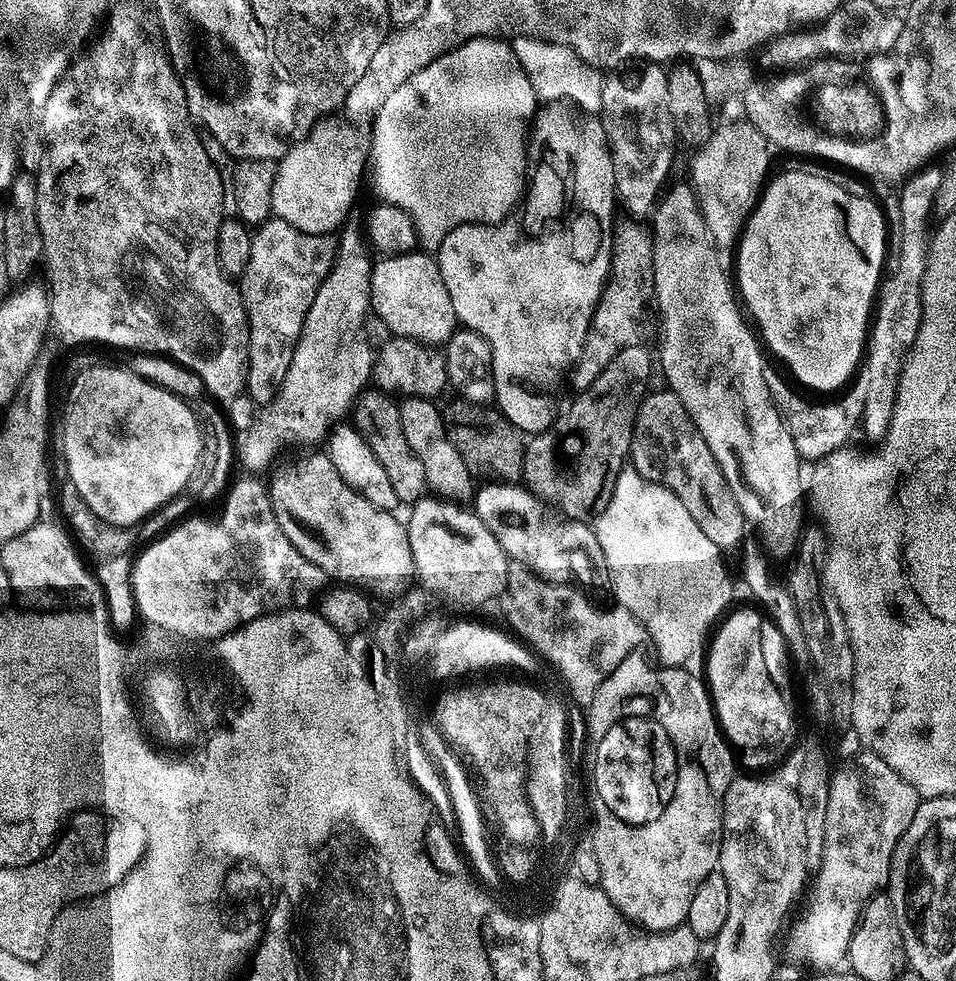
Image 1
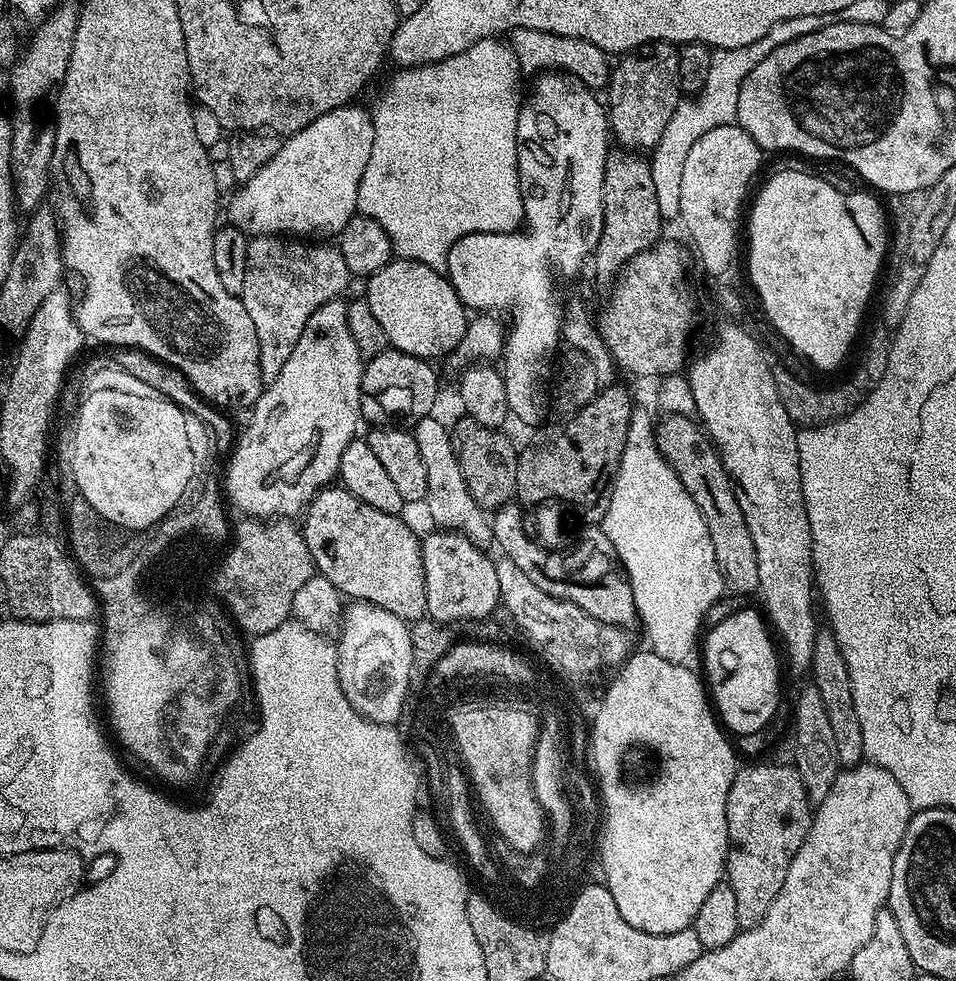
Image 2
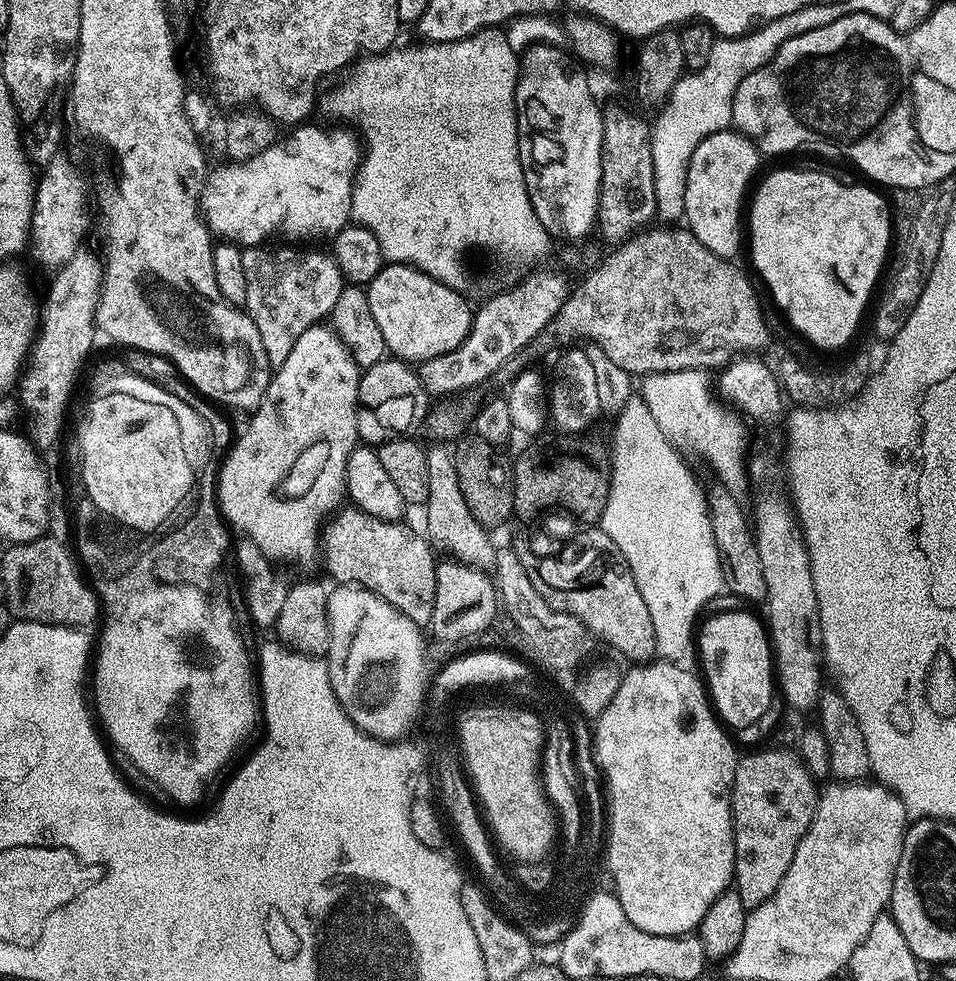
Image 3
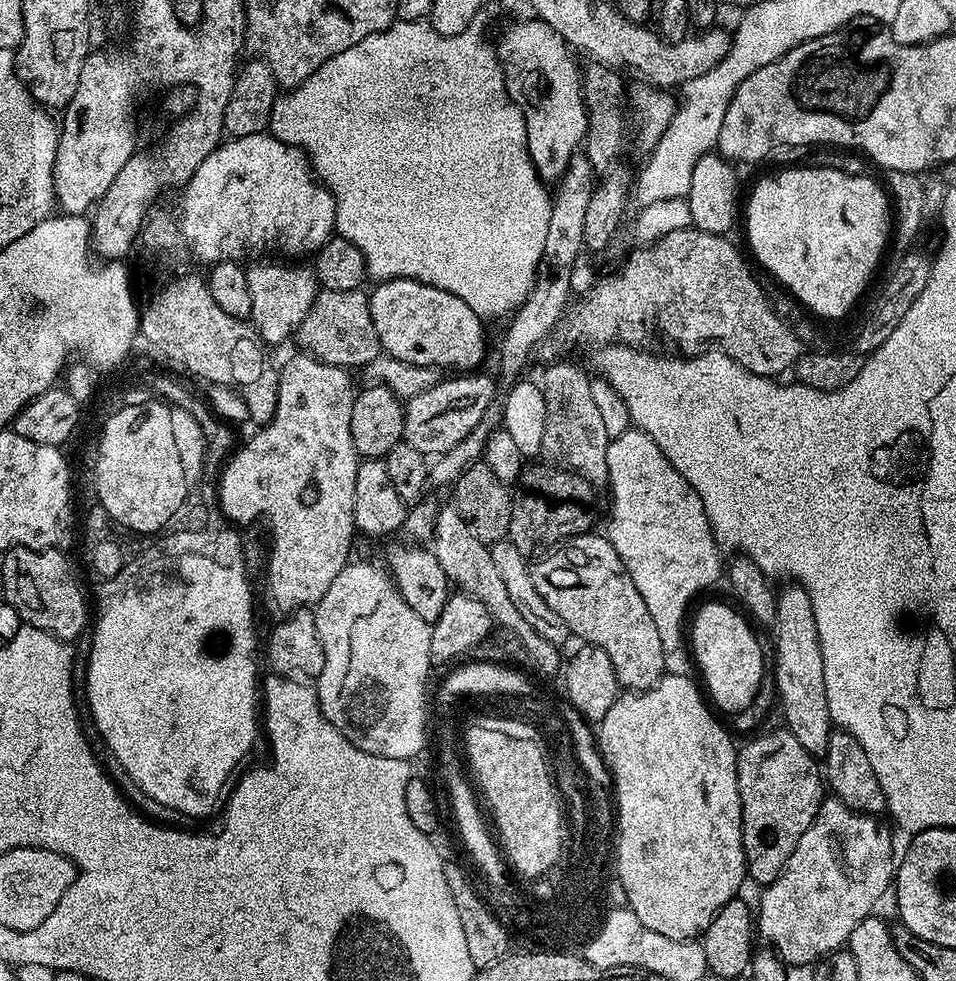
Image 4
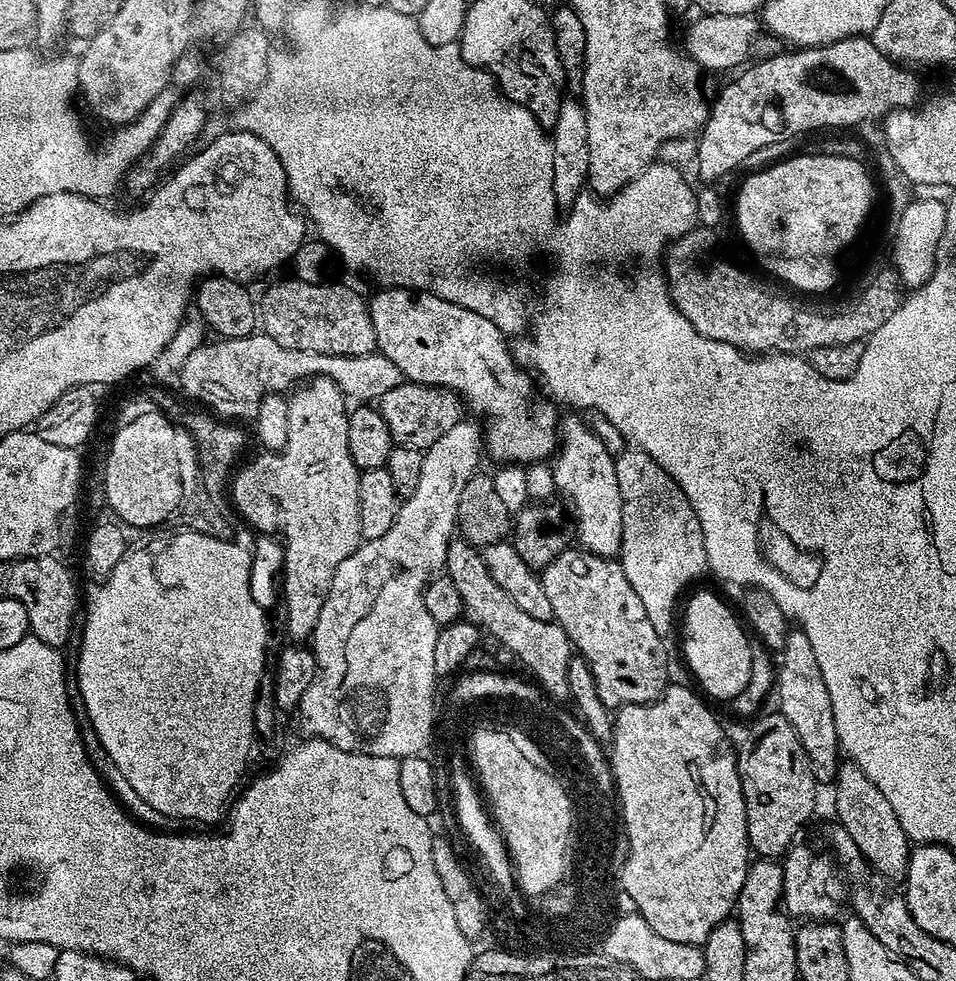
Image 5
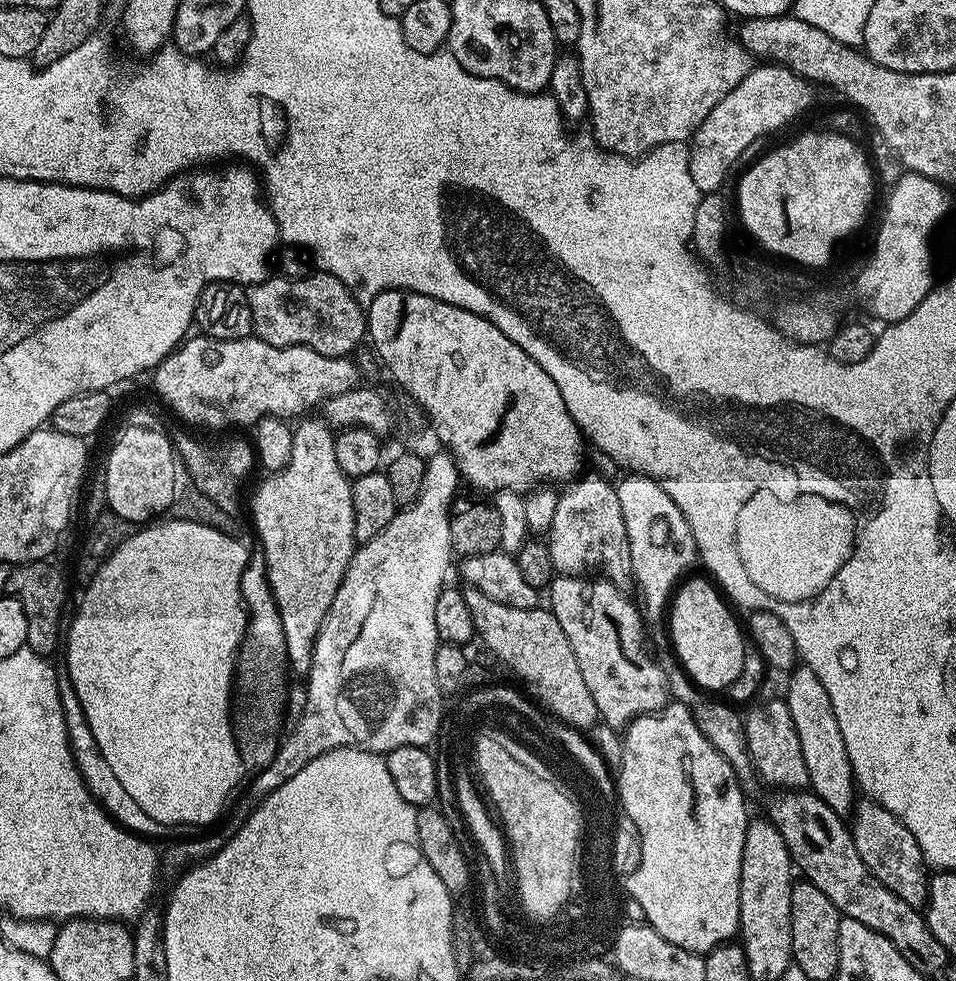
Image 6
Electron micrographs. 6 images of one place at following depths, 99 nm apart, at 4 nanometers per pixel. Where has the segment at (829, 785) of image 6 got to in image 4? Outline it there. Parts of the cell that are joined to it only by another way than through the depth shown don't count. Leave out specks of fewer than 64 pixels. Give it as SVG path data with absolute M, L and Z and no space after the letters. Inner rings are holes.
M788 586L792 588L780 588L776 597L776 694L779 707L784 707L784 720L789 732L806 746L806 750L811 756L823 757L828 751L830 734L834 730L832 719L830 718L830 706L826 706L826 682L822 678L822 650L818 642L818 622L814 618L814 606L810 602L810 594L799 586Z

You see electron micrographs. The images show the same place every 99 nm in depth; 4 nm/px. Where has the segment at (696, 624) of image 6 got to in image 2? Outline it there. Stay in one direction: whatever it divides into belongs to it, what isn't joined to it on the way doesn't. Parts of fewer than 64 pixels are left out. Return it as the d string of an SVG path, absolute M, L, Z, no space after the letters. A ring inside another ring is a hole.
M744 608L741 612L730 613L709 632L707 629L702 640L703 675L710 689L711 703L723 727L729 733L736 732L737 737L769 727L780 704L780 664L776 661L778 648L770 635L765 617L757 612L752 608Z

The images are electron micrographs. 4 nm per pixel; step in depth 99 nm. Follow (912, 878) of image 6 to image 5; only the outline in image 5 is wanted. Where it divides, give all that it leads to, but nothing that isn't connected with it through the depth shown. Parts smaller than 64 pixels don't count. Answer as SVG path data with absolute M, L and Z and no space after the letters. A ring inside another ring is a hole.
M851 762L841 763L836 772L834 781L836 787L836 816L839 827L854 838L854 846L864 855L868 861L869 869L873 873L881 872L884 876L896 880L907 877L908 857L910 855L910 841L906 830L898 822L890 802L882 795L882 790L862 774L862 766Z

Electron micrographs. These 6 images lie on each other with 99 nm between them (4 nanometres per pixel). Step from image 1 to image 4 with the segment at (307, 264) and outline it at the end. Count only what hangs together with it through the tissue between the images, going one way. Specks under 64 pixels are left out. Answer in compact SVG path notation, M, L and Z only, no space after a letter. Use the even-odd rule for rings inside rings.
M248 264L246 282L250 286L251 323L256 335L265 345L280 344L293 339L296 327L306 318L310 306L316 301L318 285L311 267L295 268L292 264Z

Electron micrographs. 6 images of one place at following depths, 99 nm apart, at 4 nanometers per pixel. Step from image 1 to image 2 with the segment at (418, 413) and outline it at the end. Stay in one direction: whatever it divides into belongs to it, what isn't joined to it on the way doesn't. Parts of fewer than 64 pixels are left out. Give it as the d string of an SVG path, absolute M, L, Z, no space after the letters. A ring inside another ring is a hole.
M429 414L415 421L414 435L418 442L418 451L422 454L422 462L426 466L426 490L428 499L428 516L435 527L440 530L461 532L467 540L474 542L482 549L487 549L493 543L492 521L489 513L470 498L470 490L466 490L466 478L462 478L462 466L458 466L458 458L454 454L452 433L449 425L435 420L435 415Z

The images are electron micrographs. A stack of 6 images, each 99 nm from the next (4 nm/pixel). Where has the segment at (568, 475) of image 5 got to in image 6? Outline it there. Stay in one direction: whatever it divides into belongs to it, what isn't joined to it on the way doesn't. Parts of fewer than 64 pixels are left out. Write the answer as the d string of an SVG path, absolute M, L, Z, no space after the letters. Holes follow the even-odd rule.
M584 474L561 492L564 493L552 512L552 525L546 537L553 569L566 576L595 574L617 586L631 585L630 542L626 522L622 522L622 505L618 503L616 484L600 476Z

